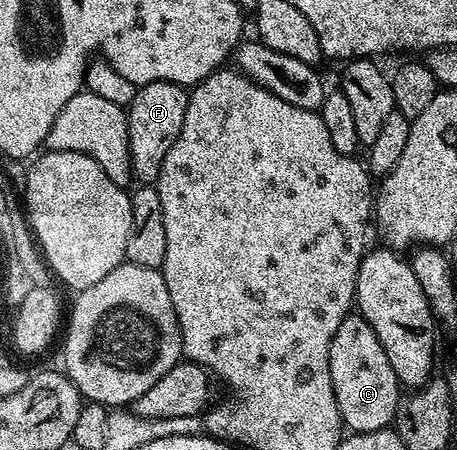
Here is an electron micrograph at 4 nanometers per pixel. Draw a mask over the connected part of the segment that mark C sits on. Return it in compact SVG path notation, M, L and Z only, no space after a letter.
M350 312L343 324L339 324L331 340L329 367L335 400L346 431L362 434L394 425L403 387L395 376L395 368L391 368L391 360L387 360L387 352L383 352L383 344L379 344L379 336L375 336L375 328L371 328L360 313Z

